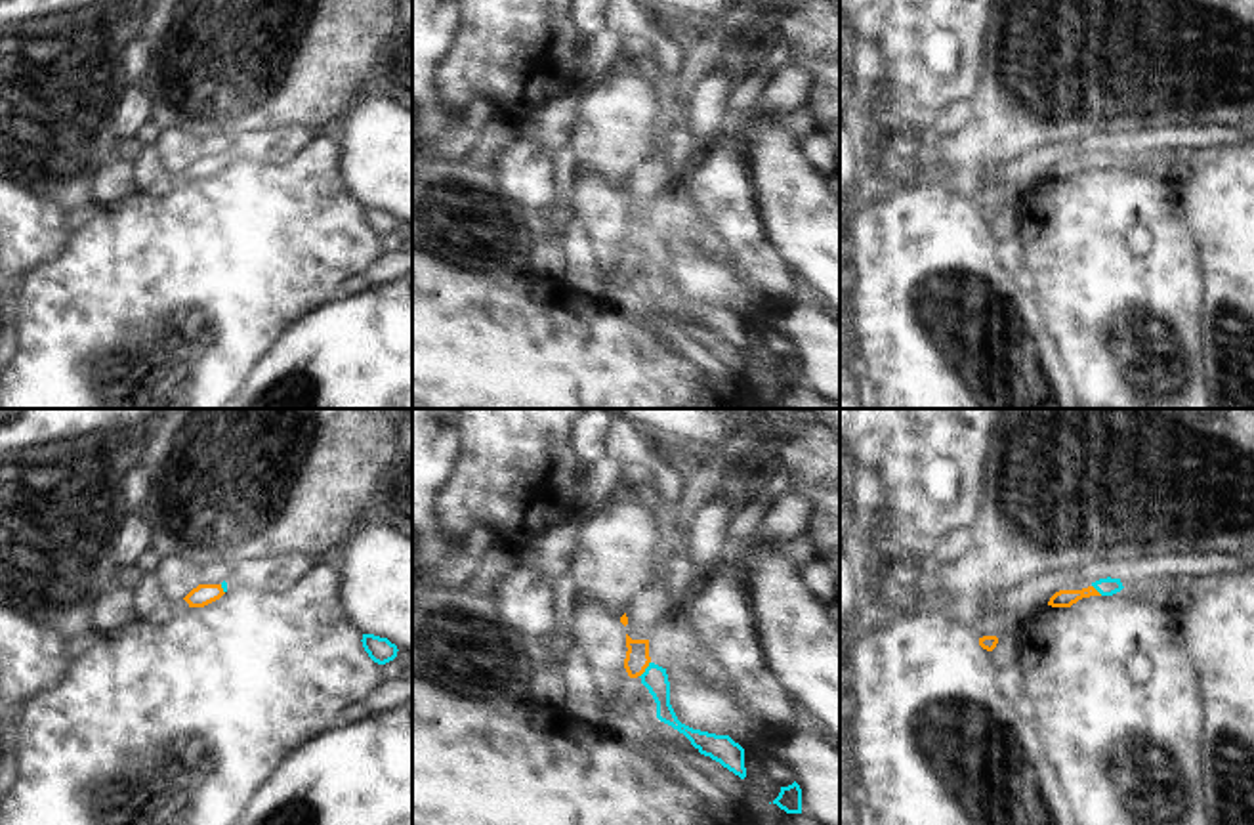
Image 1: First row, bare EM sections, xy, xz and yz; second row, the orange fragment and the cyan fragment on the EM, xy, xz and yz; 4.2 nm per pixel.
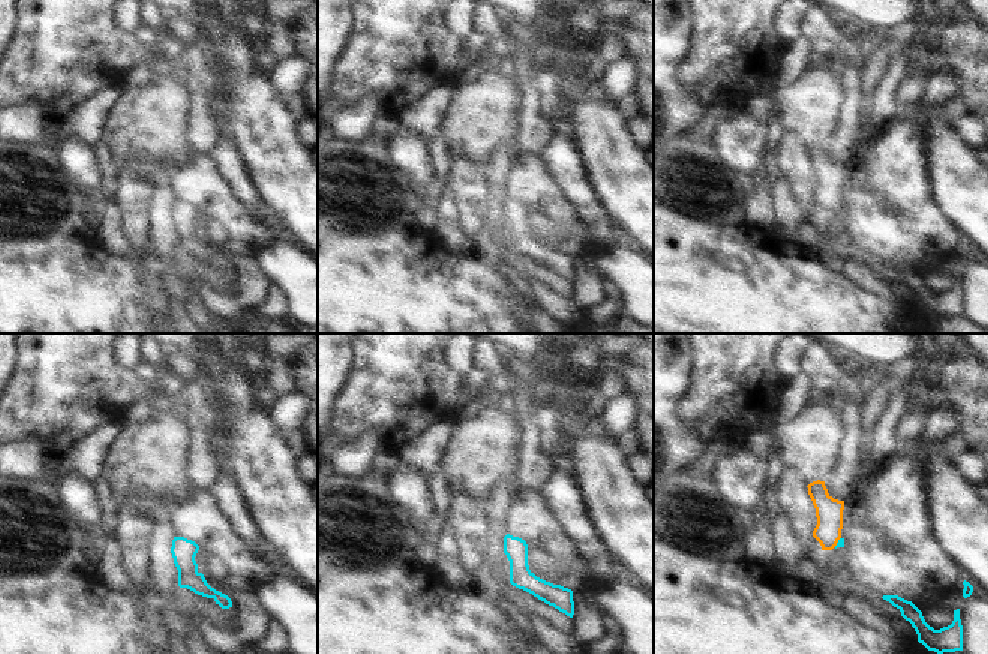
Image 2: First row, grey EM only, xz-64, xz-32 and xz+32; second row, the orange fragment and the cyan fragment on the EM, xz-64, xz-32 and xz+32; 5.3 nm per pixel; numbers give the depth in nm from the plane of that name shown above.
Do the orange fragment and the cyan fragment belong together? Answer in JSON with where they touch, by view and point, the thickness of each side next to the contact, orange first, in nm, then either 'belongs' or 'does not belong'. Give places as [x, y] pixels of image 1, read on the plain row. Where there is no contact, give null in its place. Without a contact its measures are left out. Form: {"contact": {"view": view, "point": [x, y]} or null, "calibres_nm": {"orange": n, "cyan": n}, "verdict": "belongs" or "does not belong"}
{"contact": {"view": "xz", "point": [646, 239]}, "calibres_nm": {"orange": 100, "cyan": 110}, "verdict": "belongs"}

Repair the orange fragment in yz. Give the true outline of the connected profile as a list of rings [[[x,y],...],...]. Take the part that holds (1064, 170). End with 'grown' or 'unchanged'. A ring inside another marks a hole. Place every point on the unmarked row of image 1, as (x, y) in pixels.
[[[1099,151],[1096,155],[1092,155],[1088,160],[1082,162],[1059,162],[1055,164],[1048,178],[1052,180],[1071,180],[1073,176],[1076,176],[1082,170],[1090,170],[1090,168],[1113,168],[1117,164],[1120,164],[1124,159],[1120,155],[1120,151]]]; grown

